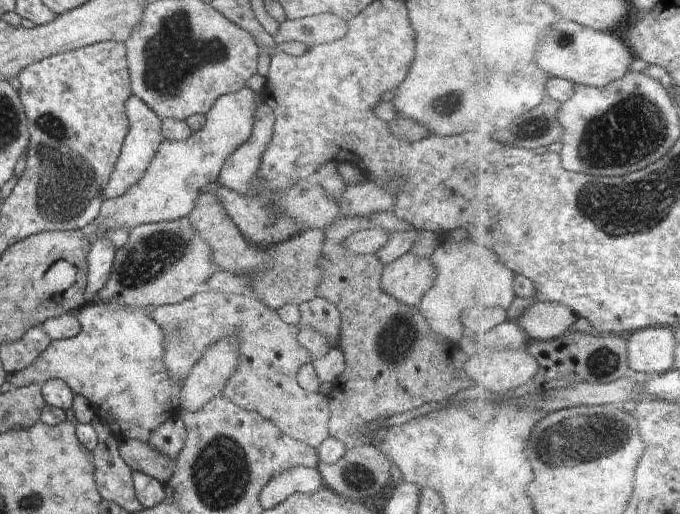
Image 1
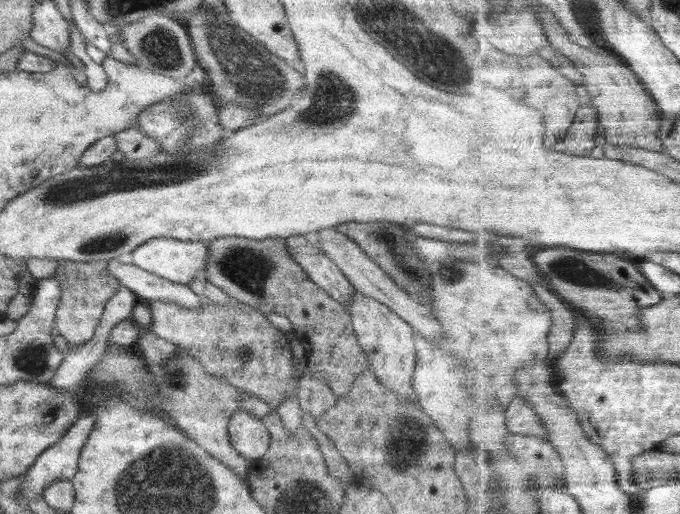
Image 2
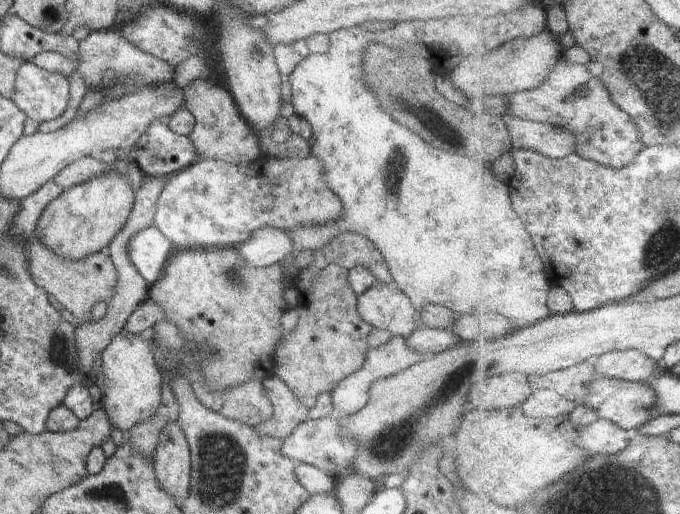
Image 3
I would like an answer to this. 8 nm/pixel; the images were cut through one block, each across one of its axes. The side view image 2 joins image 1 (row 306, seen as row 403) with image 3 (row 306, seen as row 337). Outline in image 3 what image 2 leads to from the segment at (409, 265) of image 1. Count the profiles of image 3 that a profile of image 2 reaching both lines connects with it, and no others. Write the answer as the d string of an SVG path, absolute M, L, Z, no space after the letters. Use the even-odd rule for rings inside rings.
M375 283L357 295L357 312L373 328L387 330L394 337L409 337L418 327L418 313L397 286Z

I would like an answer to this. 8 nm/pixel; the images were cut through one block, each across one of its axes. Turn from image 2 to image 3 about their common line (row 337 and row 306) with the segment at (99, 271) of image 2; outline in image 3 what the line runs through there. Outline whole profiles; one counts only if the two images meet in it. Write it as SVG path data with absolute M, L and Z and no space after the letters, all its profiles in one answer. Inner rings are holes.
M36 237L26 248L28 252L28 266L30 266L30 276L34 284L46 290L56 302L60 302L79 323L86 323L90 316L90 308L99 302L109 303L116 294L116 284L118 284L118 272L110 257L101 252L90 254L78 262L66 260L38 242Z

